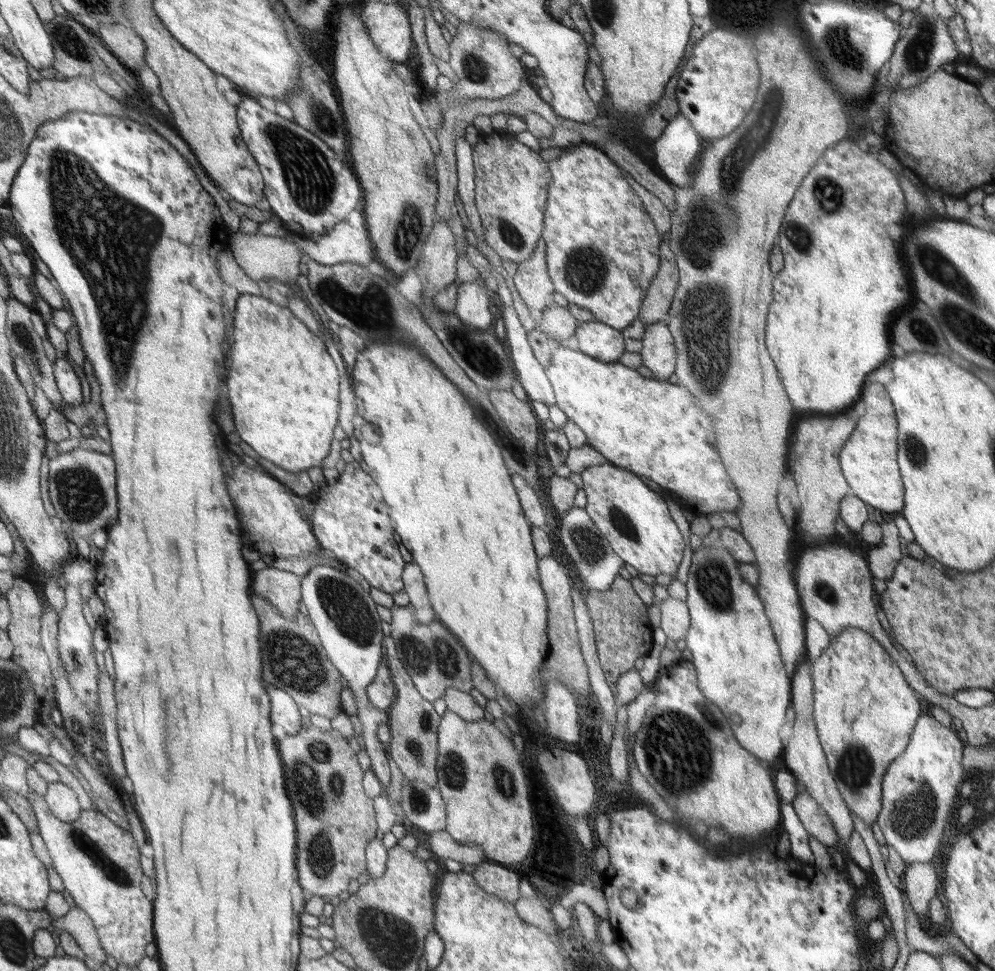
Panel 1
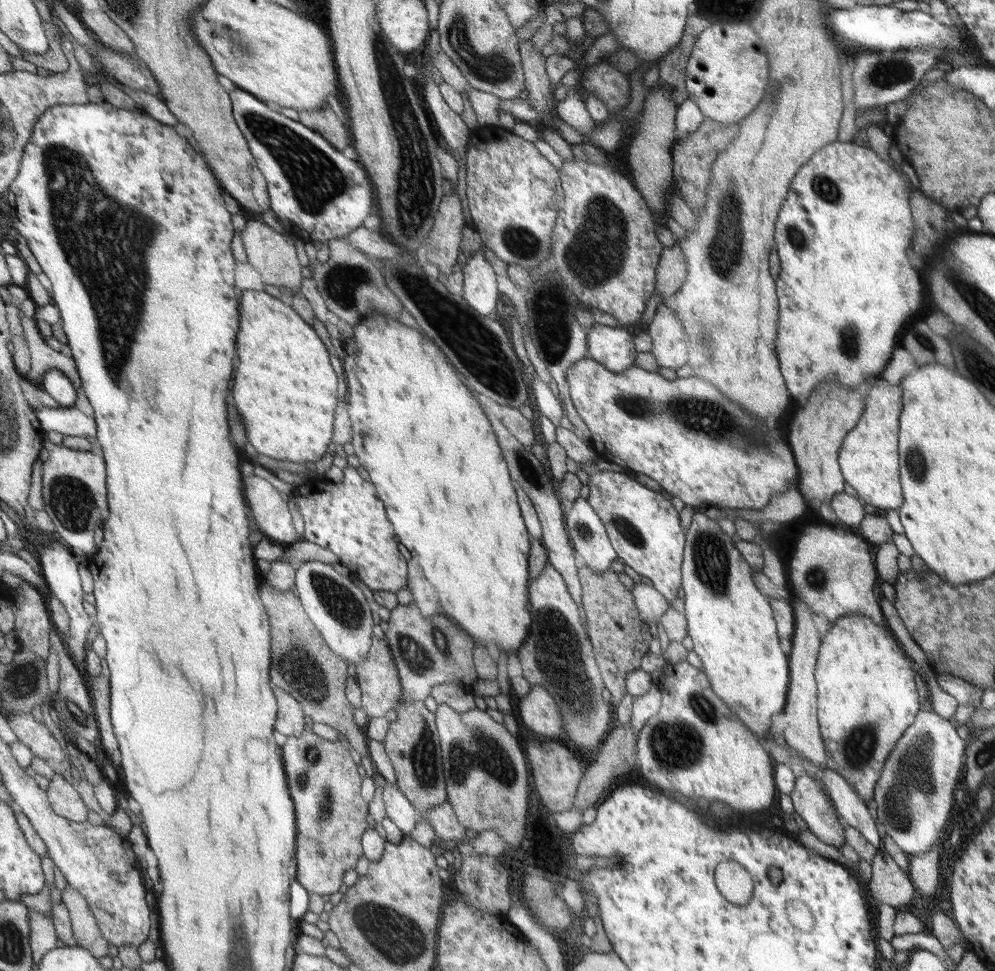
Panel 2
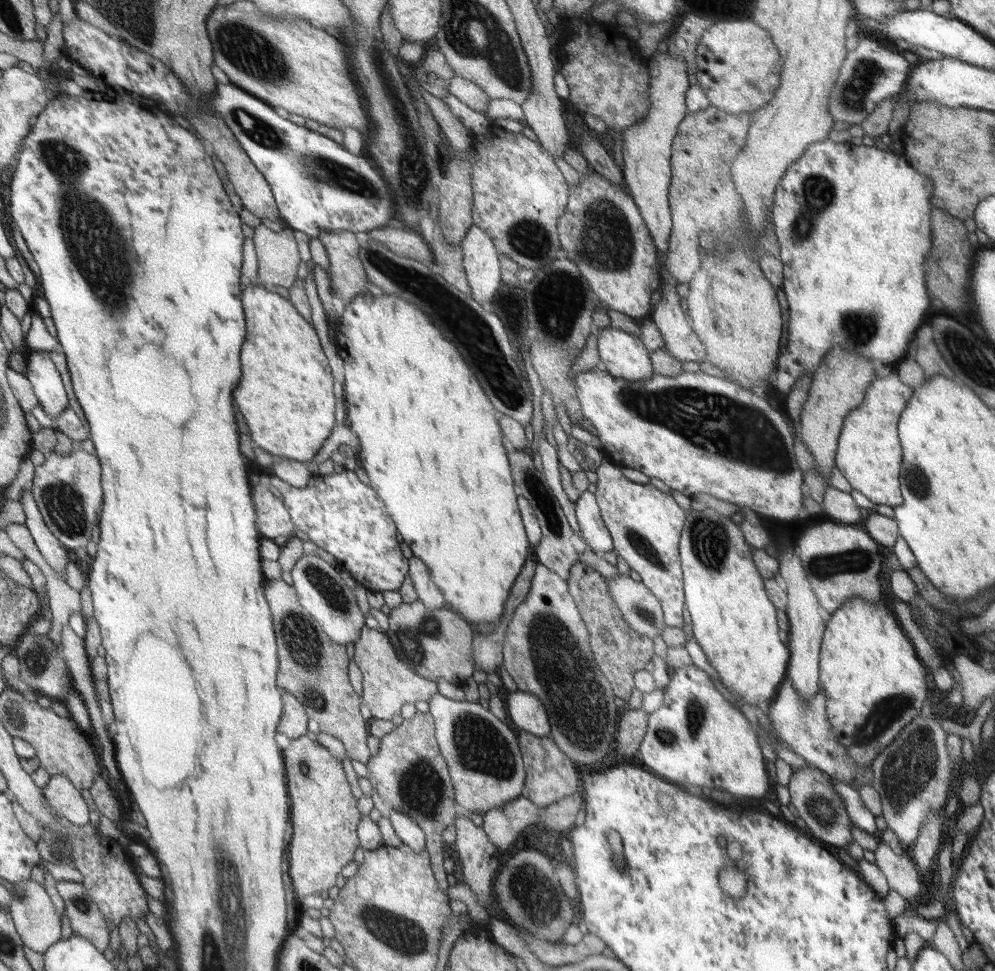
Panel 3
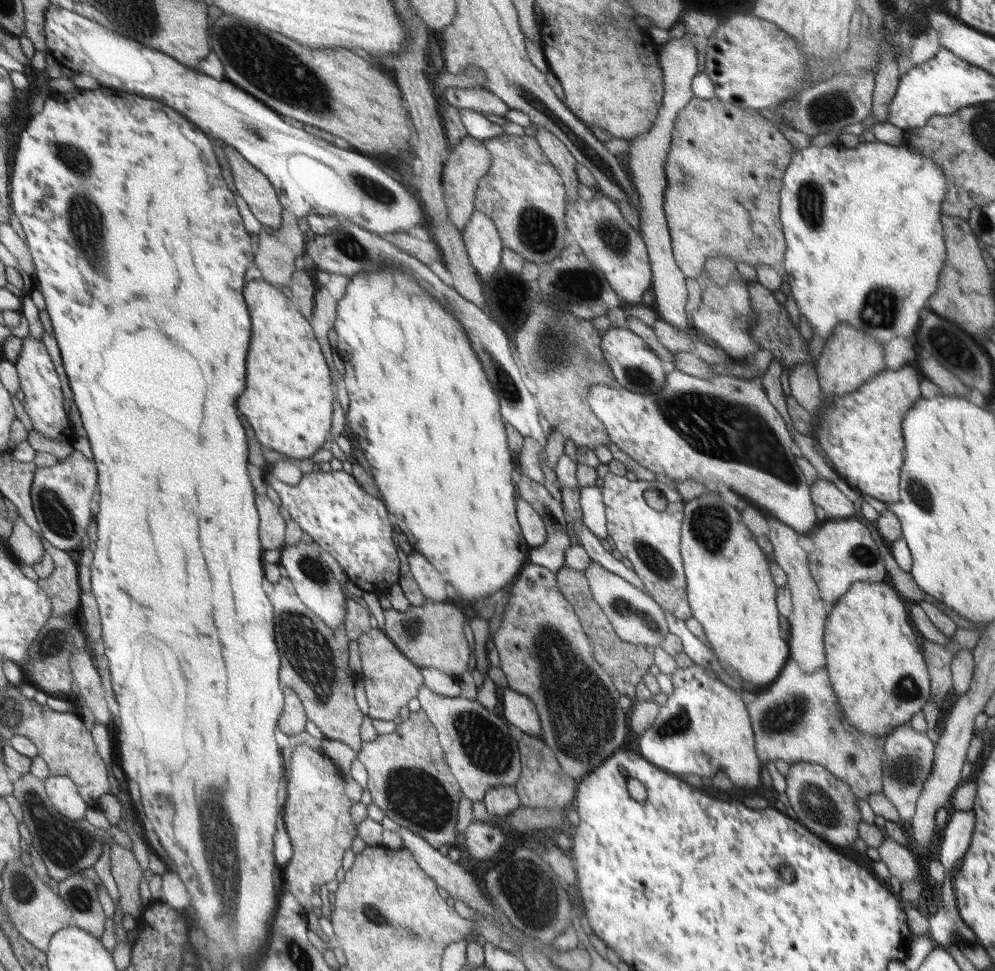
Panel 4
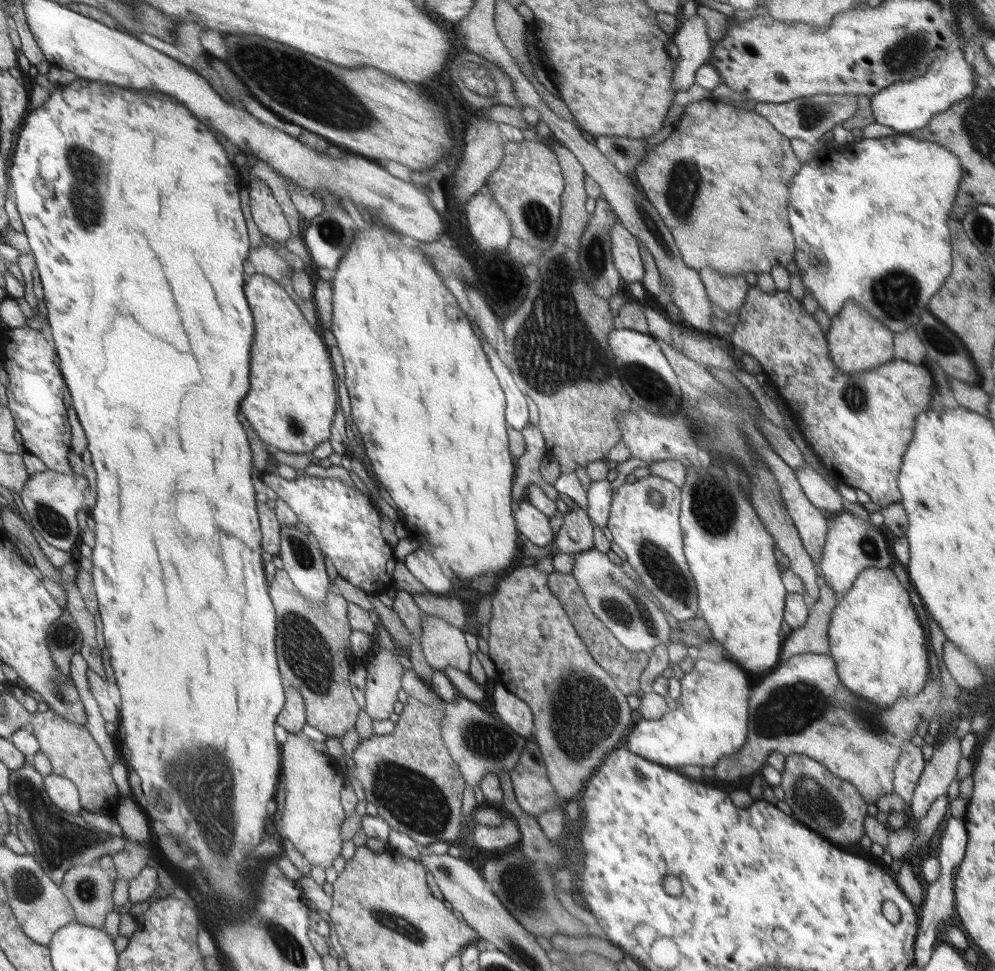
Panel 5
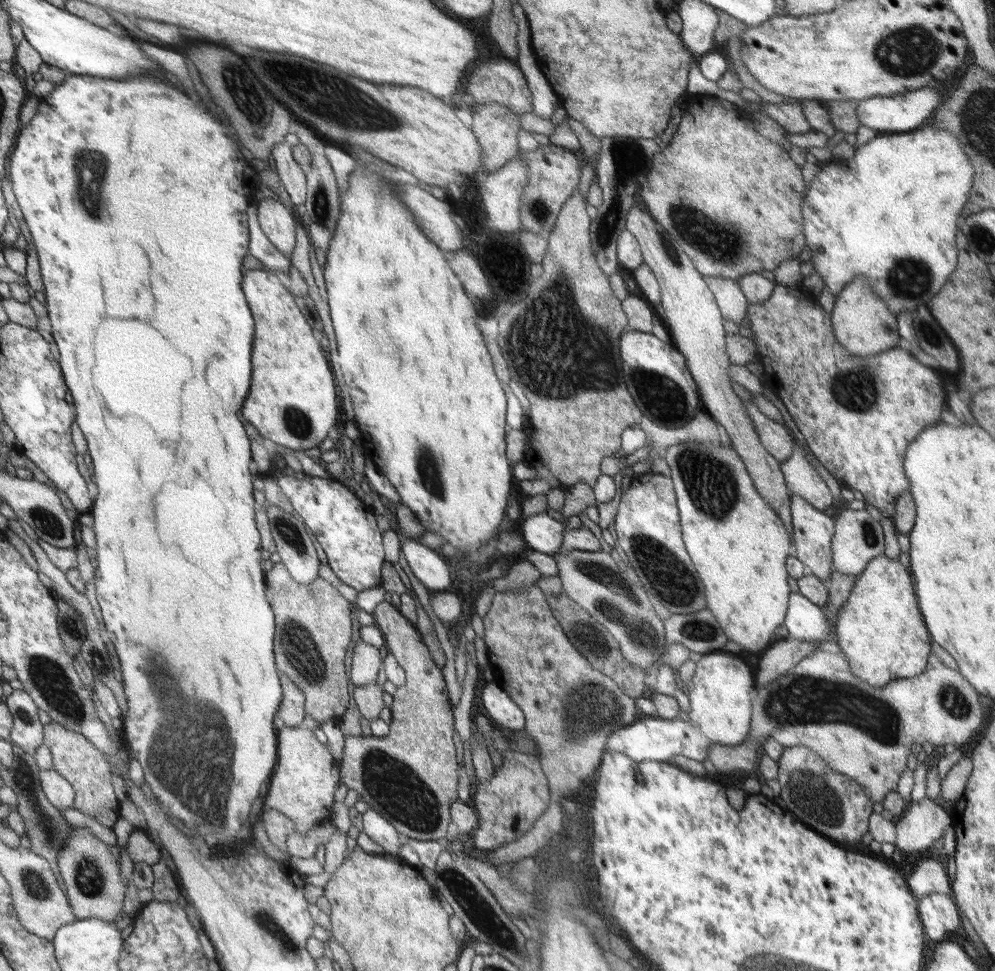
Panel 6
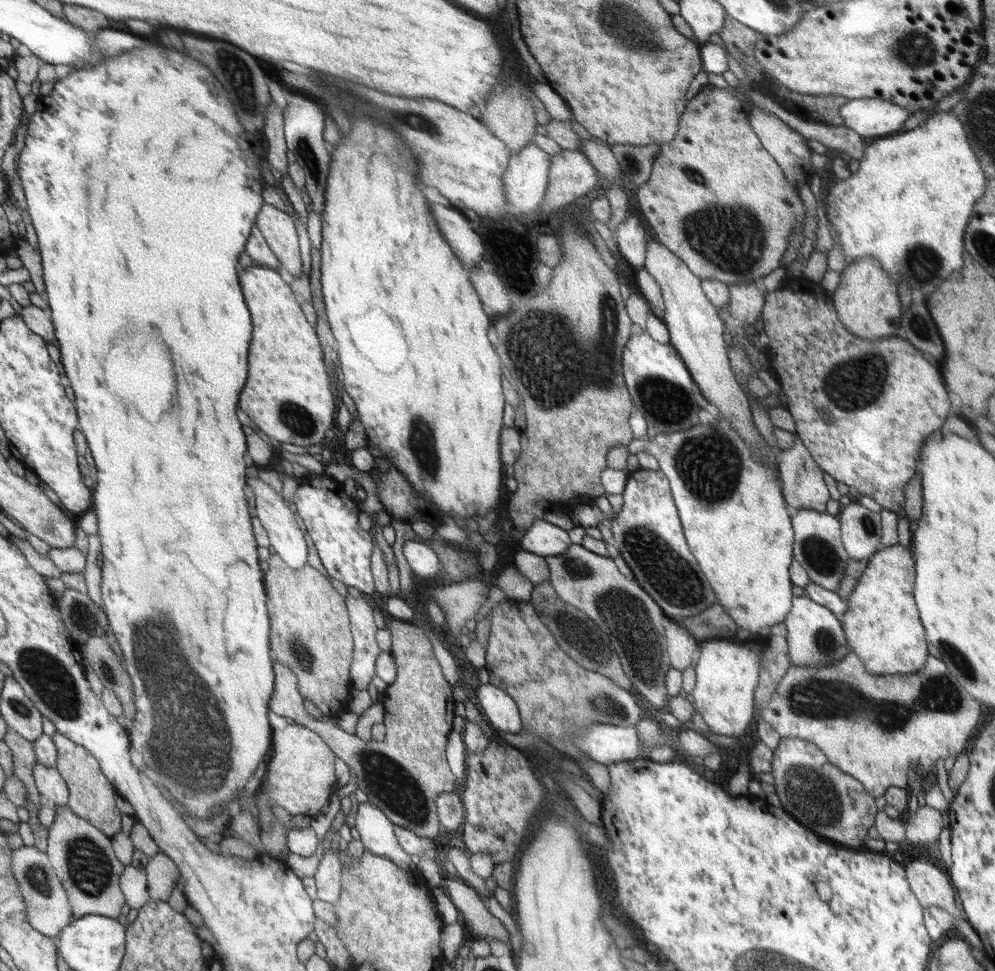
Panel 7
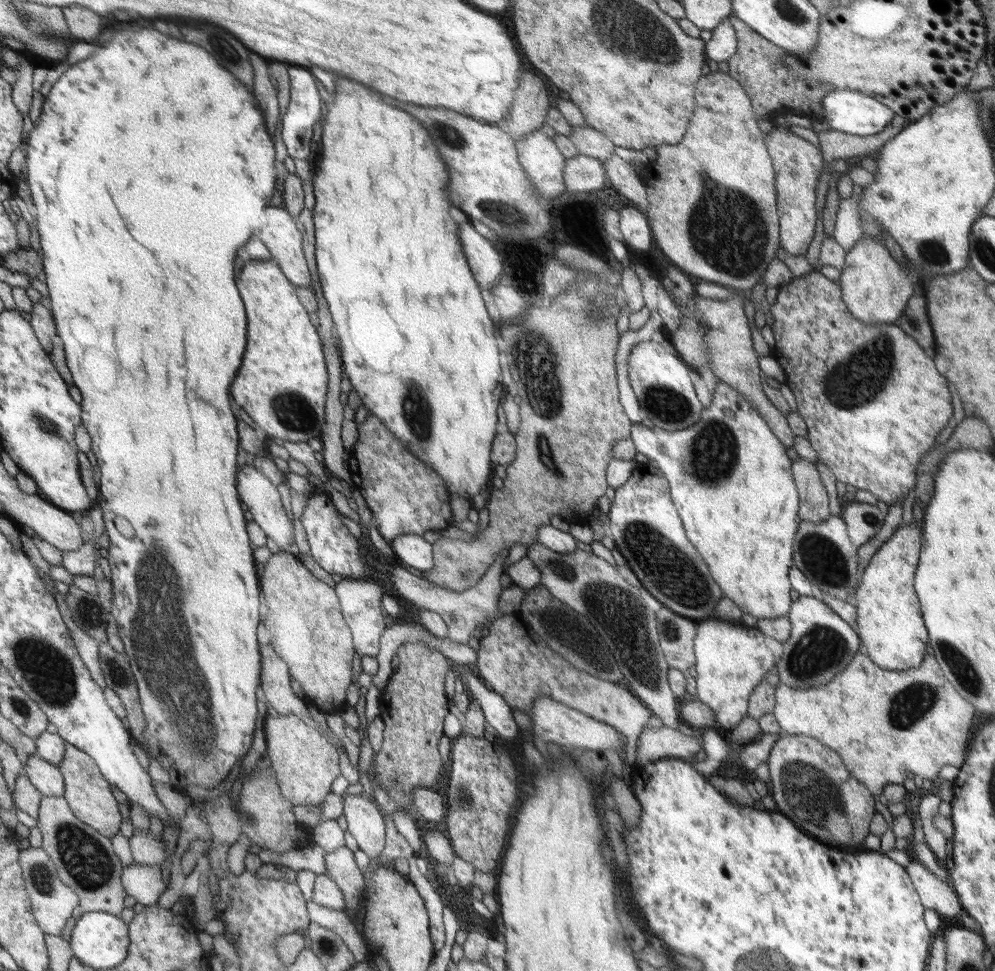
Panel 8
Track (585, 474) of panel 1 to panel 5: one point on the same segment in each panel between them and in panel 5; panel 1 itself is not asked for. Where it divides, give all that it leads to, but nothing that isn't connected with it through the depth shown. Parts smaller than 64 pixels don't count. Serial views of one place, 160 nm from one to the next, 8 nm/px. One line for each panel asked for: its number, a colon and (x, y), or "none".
2: (643, 528)
3: (644, 527)
4: (649, 539)
5: (648, 534)

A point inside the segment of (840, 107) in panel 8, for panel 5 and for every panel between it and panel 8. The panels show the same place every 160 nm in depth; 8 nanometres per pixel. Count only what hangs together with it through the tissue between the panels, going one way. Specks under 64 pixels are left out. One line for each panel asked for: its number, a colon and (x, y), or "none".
5: (903, 106)
6: (900, 113)
7: (868, 118)

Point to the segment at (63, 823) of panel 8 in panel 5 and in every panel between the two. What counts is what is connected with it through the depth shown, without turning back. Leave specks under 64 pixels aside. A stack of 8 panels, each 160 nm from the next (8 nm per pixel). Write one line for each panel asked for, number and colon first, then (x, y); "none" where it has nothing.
5: (90, 889)
6: (92, 875)
7: (85, 859)

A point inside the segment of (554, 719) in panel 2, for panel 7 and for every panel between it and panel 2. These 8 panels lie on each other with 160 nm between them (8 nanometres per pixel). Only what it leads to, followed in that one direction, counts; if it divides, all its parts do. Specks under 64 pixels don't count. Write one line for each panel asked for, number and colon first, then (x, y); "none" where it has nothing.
3: (526, 712)
4: (520, 711)
5: (508, 707)
6: (499, 706)
7: (499, 709)

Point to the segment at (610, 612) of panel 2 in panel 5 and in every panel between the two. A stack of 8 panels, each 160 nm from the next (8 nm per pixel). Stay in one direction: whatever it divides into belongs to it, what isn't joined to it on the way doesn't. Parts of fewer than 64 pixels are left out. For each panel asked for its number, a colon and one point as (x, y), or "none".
3: (619, 652)
4: (626, 664)
5: (624, 667)

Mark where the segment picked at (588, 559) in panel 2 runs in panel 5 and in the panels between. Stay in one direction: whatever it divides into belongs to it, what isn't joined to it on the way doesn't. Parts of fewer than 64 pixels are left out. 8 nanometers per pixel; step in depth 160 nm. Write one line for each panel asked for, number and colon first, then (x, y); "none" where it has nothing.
3: (594, 534)
4: (591, 503)
5: (599, 496)

